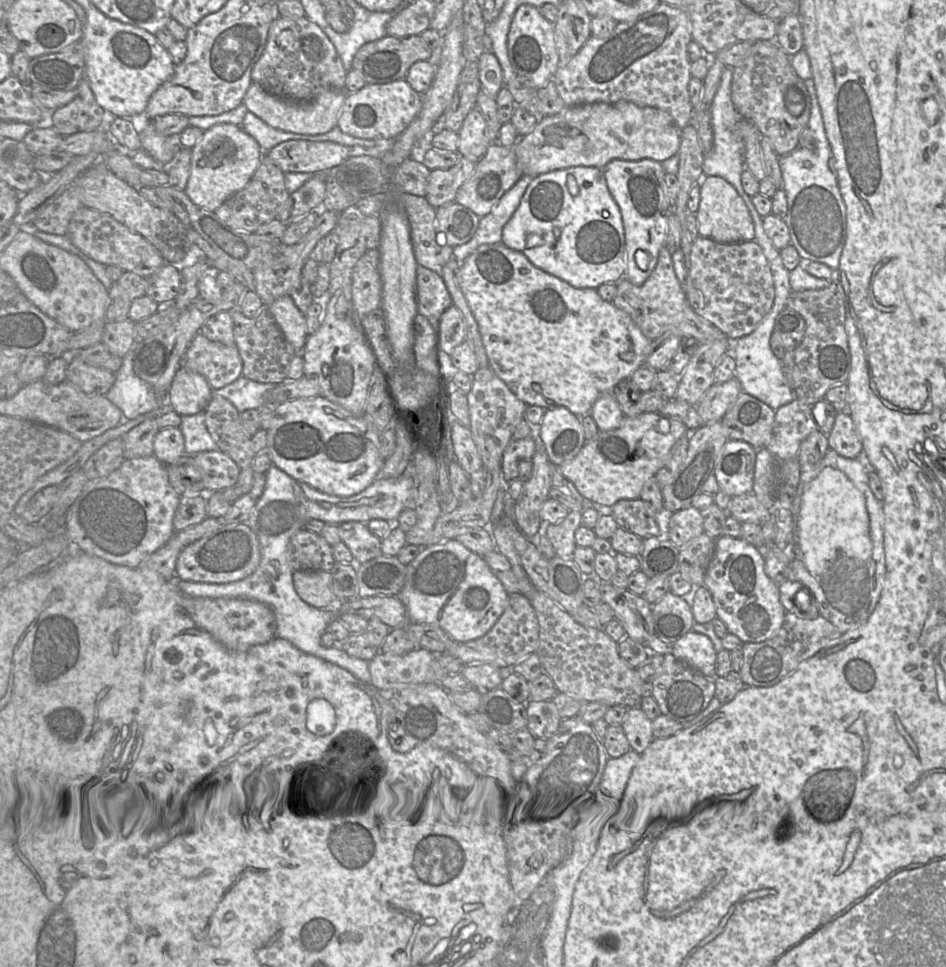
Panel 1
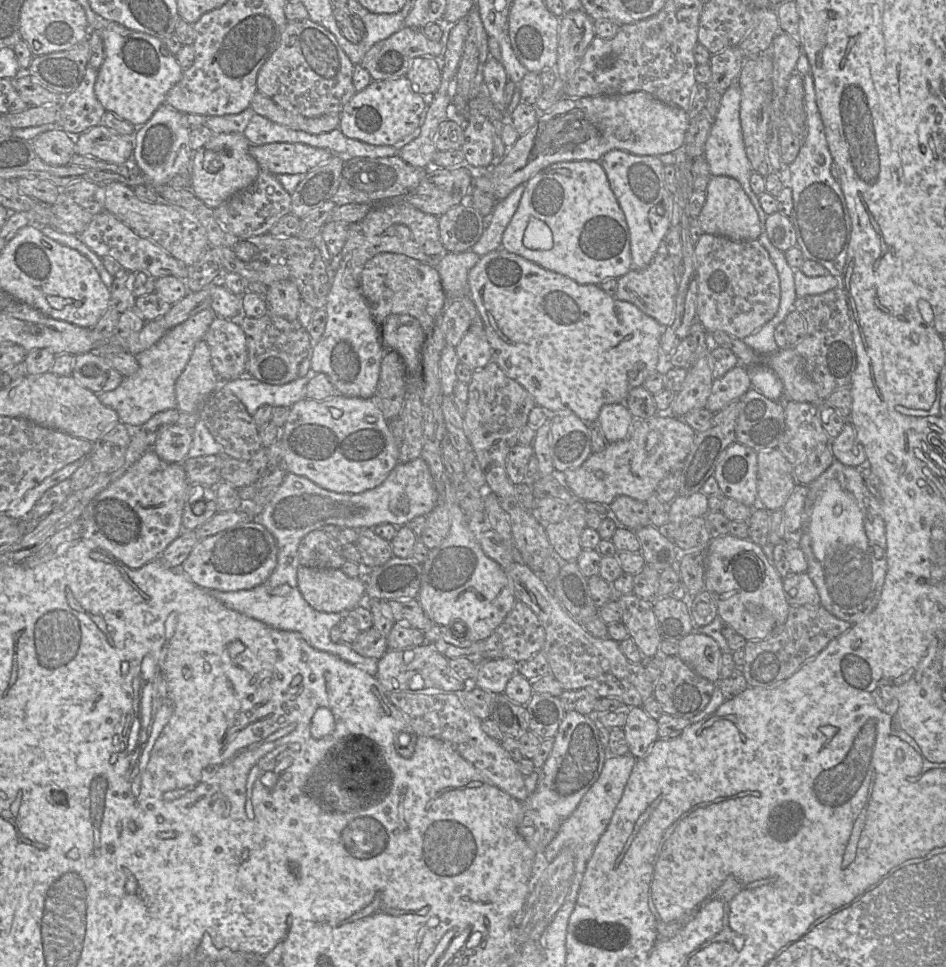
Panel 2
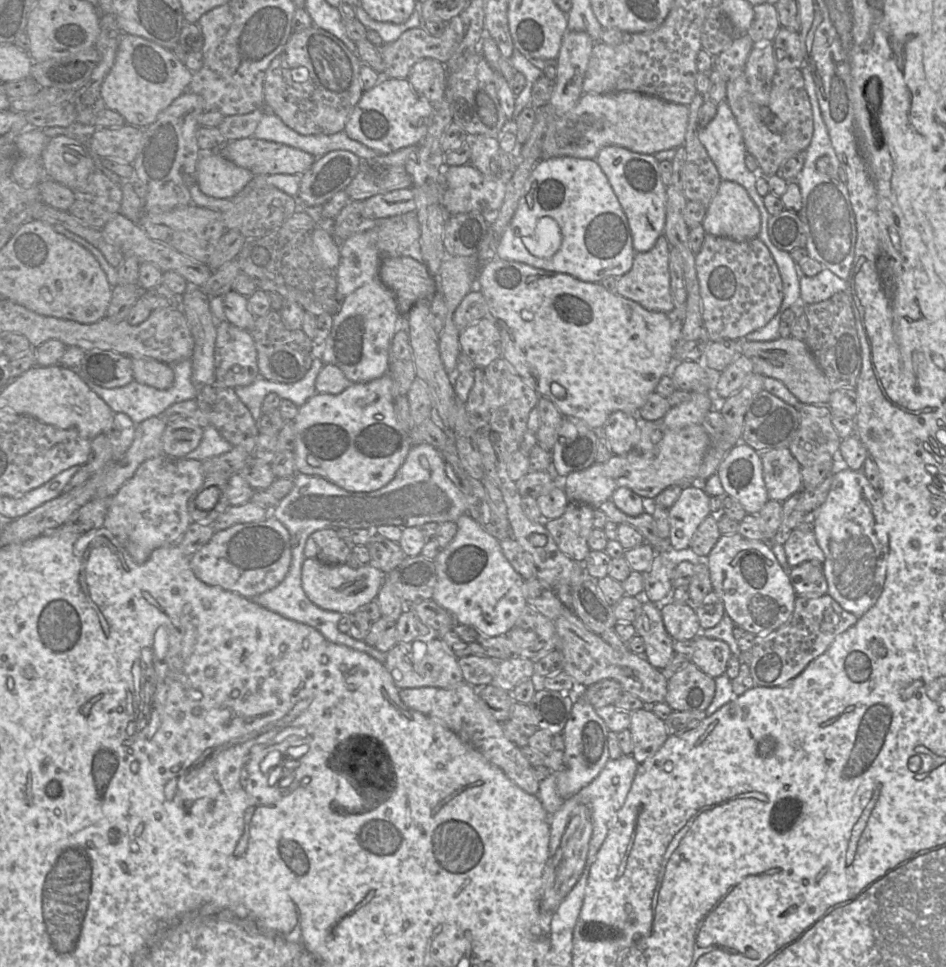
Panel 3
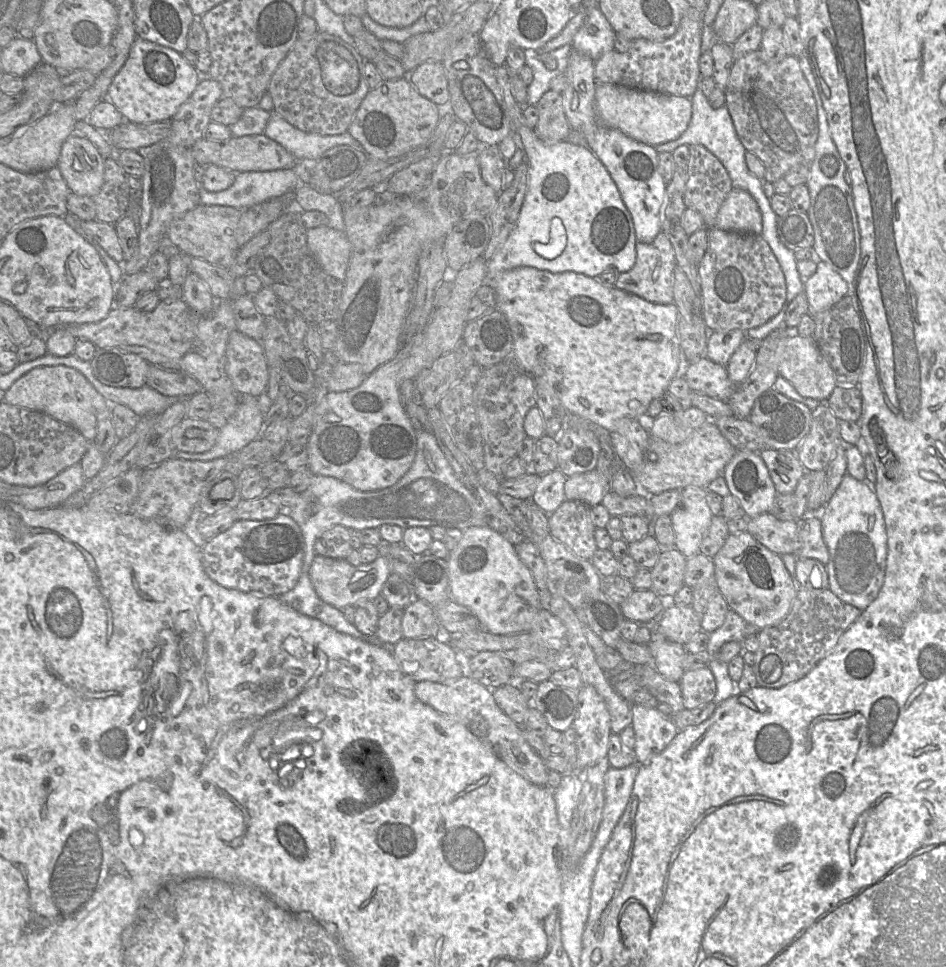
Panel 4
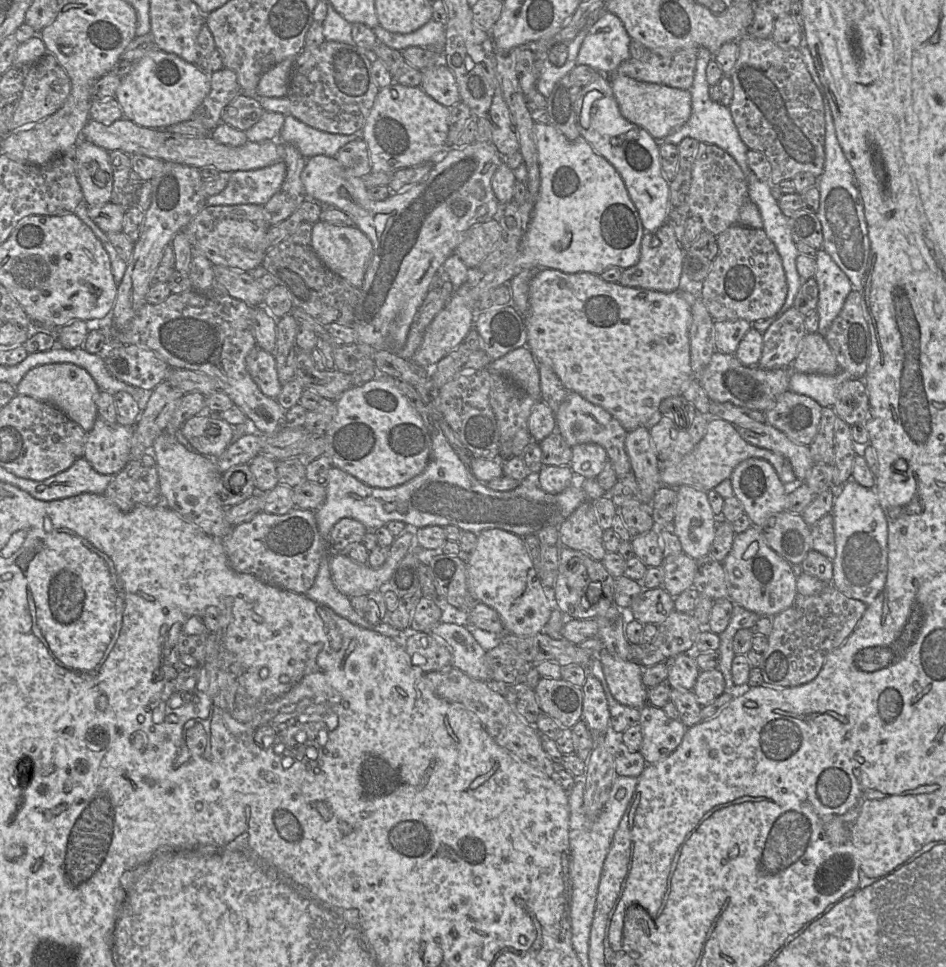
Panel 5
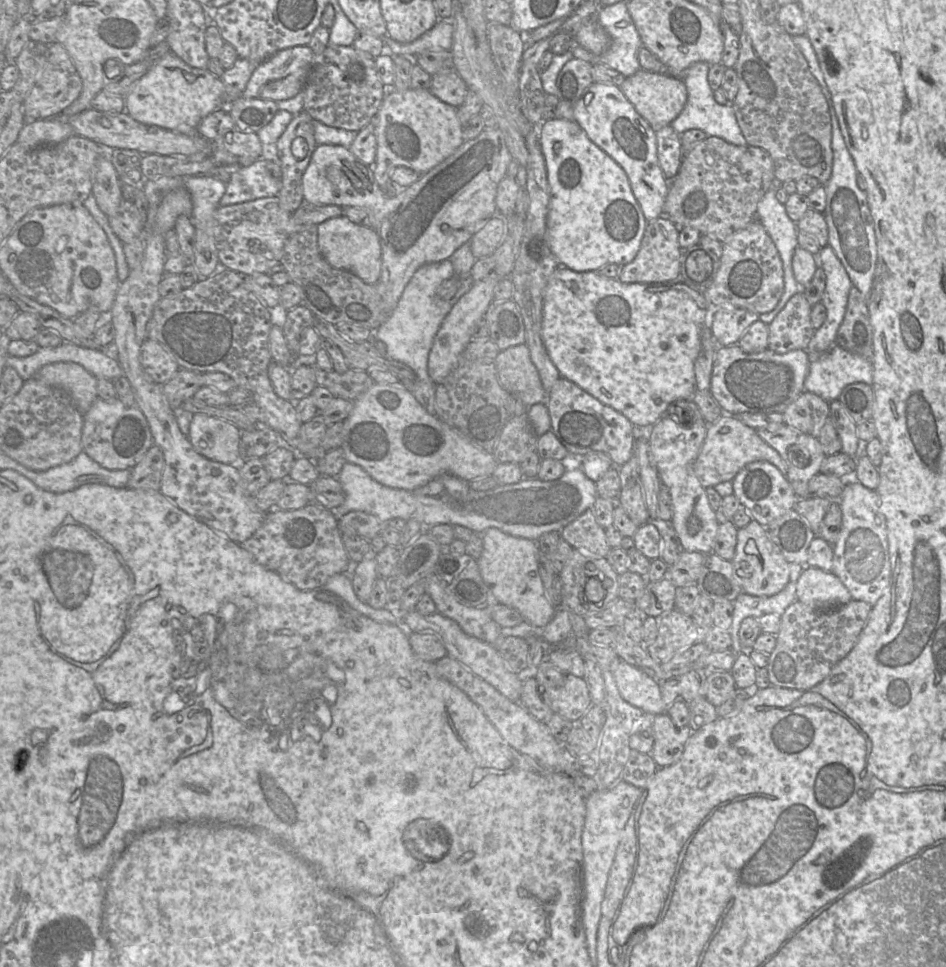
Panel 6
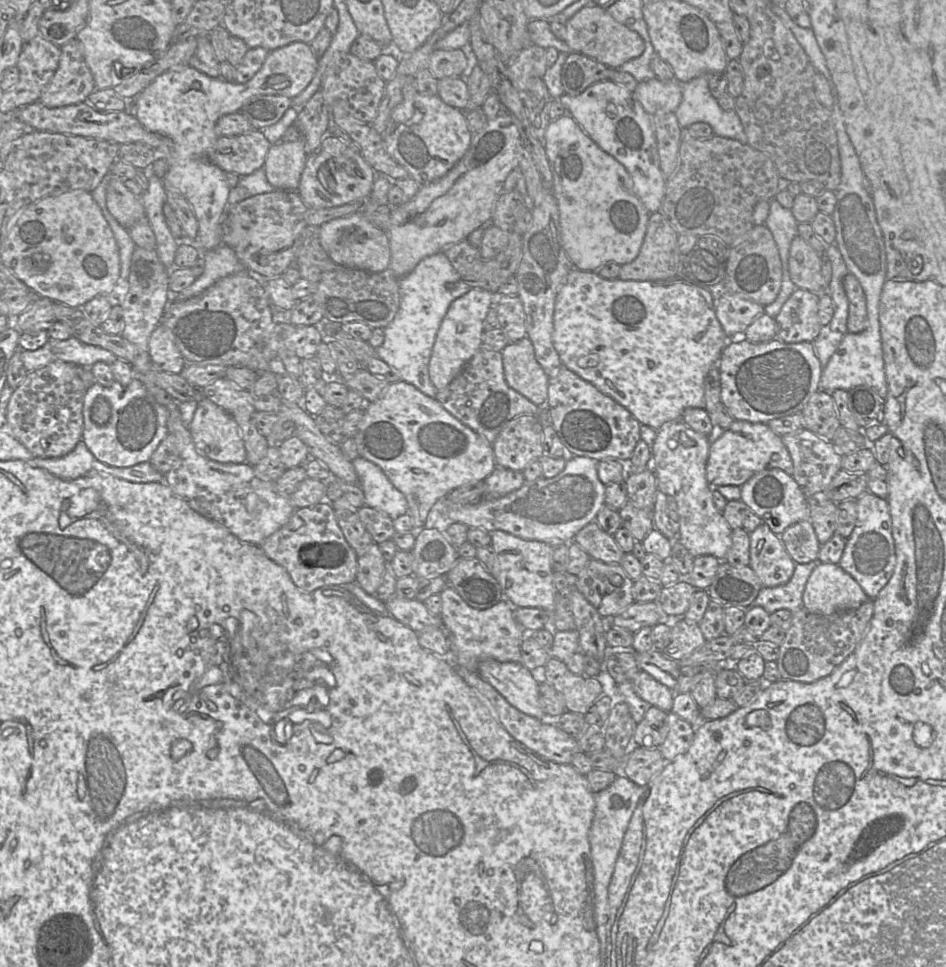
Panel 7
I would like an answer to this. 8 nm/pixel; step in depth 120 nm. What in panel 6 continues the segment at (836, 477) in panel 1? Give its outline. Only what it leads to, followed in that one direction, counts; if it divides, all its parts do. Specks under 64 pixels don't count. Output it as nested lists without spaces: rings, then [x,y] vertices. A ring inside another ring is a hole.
[[[859,482],[848,483],[839,505],[842,511],[842,529],[834,545],[832,572],[848,589],[853,600],[874,606],[889,587],[891,579],[887,524],[880,510],[879,495]]]

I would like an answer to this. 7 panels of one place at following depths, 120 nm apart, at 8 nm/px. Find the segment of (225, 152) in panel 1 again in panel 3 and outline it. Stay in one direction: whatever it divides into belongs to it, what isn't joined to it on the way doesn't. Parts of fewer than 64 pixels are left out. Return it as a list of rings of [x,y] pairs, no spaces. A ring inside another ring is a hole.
[[[217,150],[202,152],[197,163],[197,184],[207,196],[232,198],[240,193],[254,174],[224,158]]]

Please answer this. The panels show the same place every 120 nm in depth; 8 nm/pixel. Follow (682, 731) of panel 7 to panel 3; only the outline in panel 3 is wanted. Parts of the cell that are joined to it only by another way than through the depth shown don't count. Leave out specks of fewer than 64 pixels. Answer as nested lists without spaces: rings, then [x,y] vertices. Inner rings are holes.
[[[650,707],[630,713],[629,730],[632,736],[631,756],[638,764],[652,757],[669,736],[665,722],[657,717]]]

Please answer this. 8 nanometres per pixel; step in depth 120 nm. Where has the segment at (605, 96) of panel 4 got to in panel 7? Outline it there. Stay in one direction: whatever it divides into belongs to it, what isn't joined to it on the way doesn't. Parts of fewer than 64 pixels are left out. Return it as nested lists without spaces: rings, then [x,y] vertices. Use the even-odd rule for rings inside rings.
[[[653,79],[638,82],[633,91],[649,115],[675,112],[683,98],[683,83],[674,80]]]

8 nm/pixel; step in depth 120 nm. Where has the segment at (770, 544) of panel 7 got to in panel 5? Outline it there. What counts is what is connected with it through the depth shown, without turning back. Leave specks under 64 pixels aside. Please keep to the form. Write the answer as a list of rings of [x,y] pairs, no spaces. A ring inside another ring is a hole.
[[[751,526],[745,532],[735,535],[732,548],[721,564],[726,575],[728,598],[735,605],[740,605],[759,616],[776,616],[789,608],[797,596],[797,577],[792,570],[793,564],[787,562],[769,546],[761,530],[755,526]]]

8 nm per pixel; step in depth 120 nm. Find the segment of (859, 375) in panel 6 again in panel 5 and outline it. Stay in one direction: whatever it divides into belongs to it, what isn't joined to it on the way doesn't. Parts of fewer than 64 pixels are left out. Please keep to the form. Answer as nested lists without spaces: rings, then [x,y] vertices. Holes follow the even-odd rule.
[[[841,370],[835,375],[792,372],[789,391],[808,396],[823,408],[833,408],[839,387],[849,379],[850,376]]]

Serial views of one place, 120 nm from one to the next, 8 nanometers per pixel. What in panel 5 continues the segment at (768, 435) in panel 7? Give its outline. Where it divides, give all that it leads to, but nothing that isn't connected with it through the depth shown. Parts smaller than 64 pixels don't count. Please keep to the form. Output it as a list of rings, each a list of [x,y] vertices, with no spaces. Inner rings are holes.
[[[709,418],[704,437],[691,452],[679,461],[661,463],[660,481],[662,485],[672,488],[688,485],[707,493],[722,481],[729,479],[736,466],[748,458],[758,458],[770,463],[786,487],[797,483],[792,466],[786,458],[747,443],[737,432],[735,425],[719,418]]]

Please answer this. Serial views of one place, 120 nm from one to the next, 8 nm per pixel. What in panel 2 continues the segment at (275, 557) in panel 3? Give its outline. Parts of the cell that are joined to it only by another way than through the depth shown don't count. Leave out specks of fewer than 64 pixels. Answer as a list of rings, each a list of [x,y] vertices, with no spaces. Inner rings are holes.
[[[256,521],[243,522],[200,540],[179,570],[207,591],[245,590],[269,578],[277,565],[277,555],[277,542],[266,527]]]

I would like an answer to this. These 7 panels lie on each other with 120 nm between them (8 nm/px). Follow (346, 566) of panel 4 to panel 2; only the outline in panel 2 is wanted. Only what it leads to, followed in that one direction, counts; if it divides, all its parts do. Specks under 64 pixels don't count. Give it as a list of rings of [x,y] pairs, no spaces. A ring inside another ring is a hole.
[[[300,565],[298,588],[317,611],[345,614],[366,600],[362,577],[348,577],[341,569],[319,569]]]

